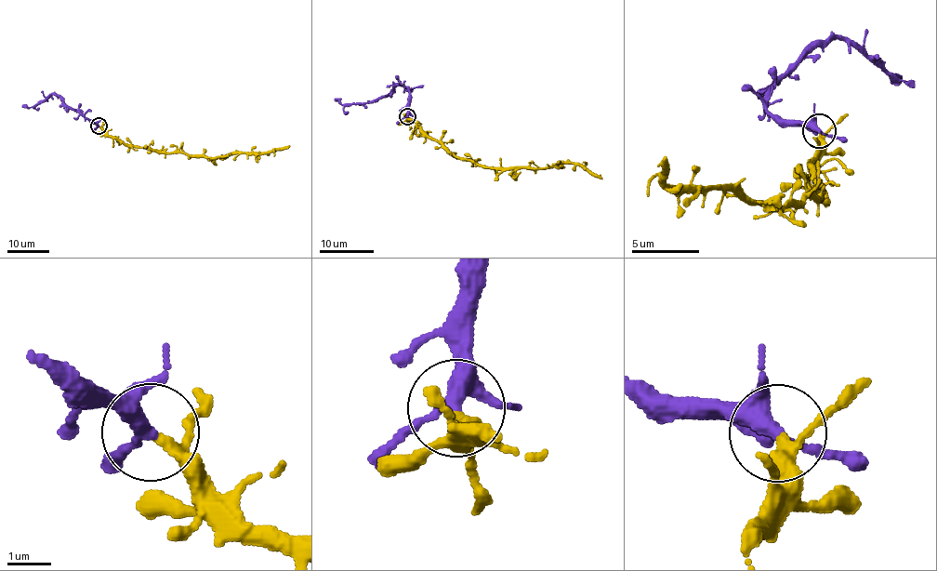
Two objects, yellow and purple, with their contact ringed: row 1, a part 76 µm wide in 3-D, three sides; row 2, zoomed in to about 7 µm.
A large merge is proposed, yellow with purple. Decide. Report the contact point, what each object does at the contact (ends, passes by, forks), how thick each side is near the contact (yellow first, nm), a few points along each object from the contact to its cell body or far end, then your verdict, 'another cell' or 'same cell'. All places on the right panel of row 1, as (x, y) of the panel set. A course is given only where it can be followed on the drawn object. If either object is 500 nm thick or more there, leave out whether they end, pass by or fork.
place (819, 130); yellow passes by; purple forks; calibres 200 and 240 nm; course yellow (822, 129), (807, 159), (816, 199), (800, 195), (794, 205), (658, 184), (665, 158); course purple (819, 130), (775, 122), (766, 107), (770, 88), (819, 46), (833, 40), (878, 57), (894, 79), (903, 79); same cell

